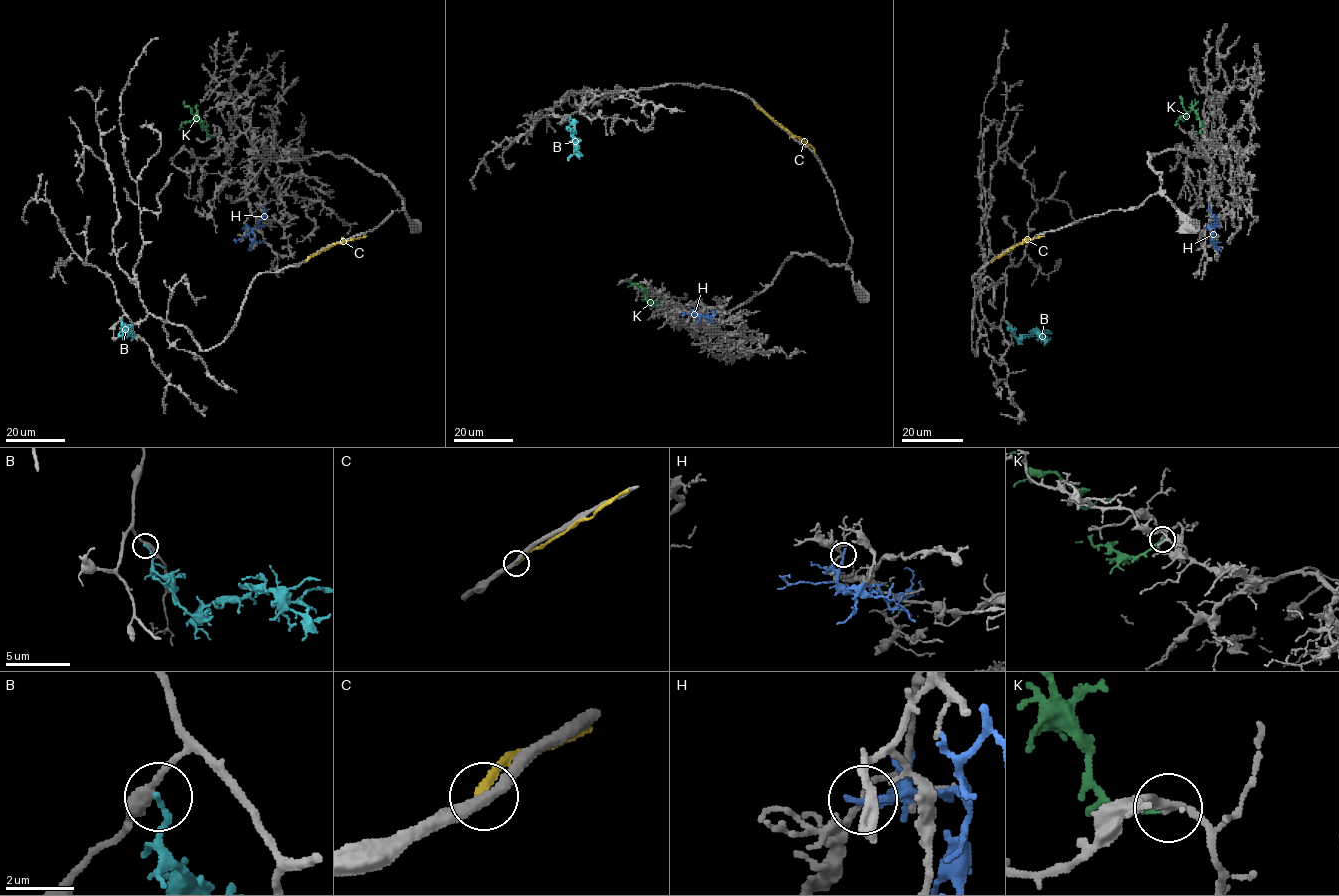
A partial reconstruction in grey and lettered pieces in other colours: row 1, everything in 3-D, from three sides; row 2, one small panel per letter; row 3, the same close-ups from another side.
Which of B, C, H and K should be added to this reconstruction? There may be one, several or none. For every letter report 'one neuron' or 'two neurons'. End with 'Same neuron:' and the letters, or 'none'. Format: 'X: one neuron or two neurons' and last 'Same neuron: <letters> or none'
B: two neurons
C: two neurons
H: two neurons
K: one neuron
Same neuron: K

